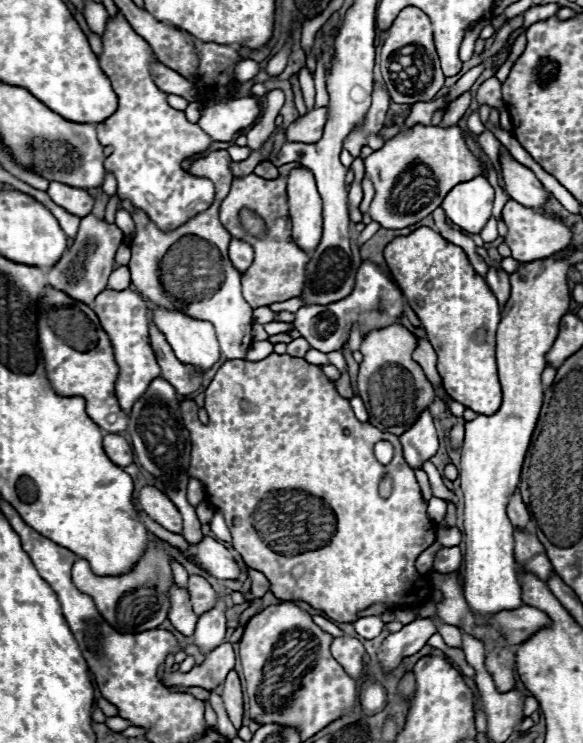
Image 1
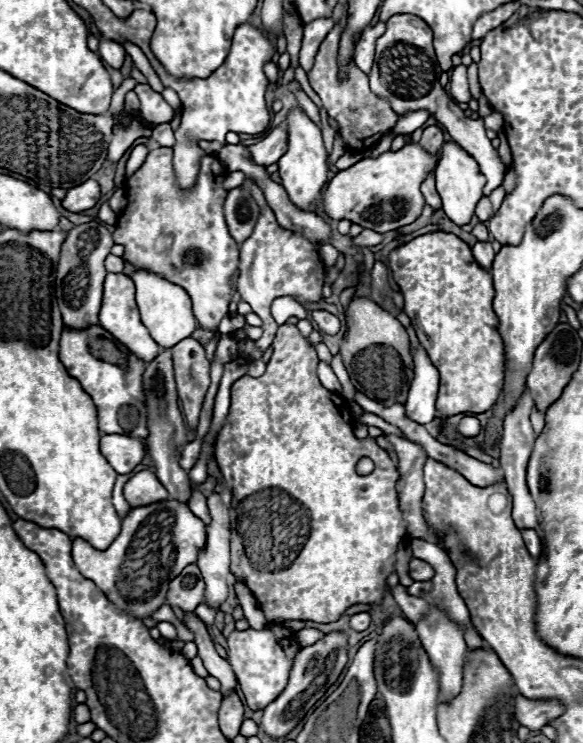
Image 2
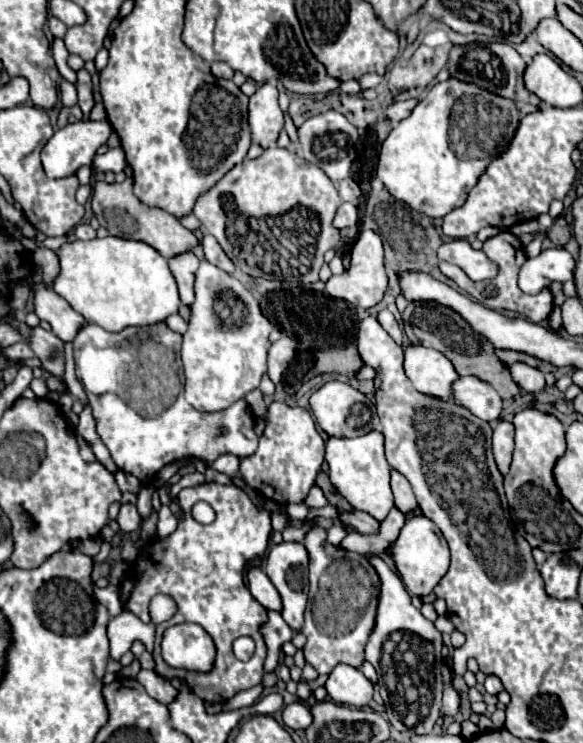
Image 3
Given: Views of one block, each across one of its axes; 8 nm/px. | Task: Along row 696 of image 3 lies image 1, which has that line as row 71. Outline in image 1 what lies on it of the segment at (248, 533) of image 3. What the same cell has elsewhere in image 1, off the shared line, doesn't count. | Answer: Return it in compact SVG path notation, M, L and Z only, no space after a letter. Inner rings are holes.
M200 42L198 44L198 52L200 52L198 90L200 90L200 100L206 106L206 108L202 108L202 116L200 116L198 124L214 140L230 142L230 140L234 140L234 136L240 130L252 126L258 120L258 116L262 112L260 102L254 96L244 96L244 98L230 96L230 92L232 92L232 88L236 84L236 80L232 76L232 66L234 66L234 62L242 60L232 46L222 46L222 44L212 44L212 42Z

